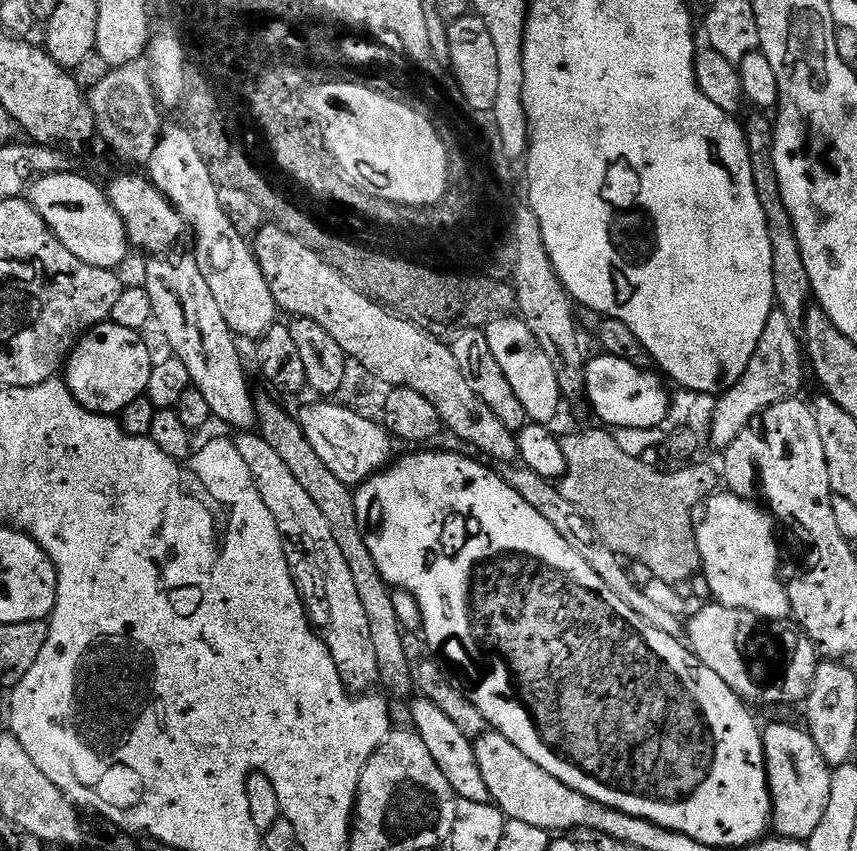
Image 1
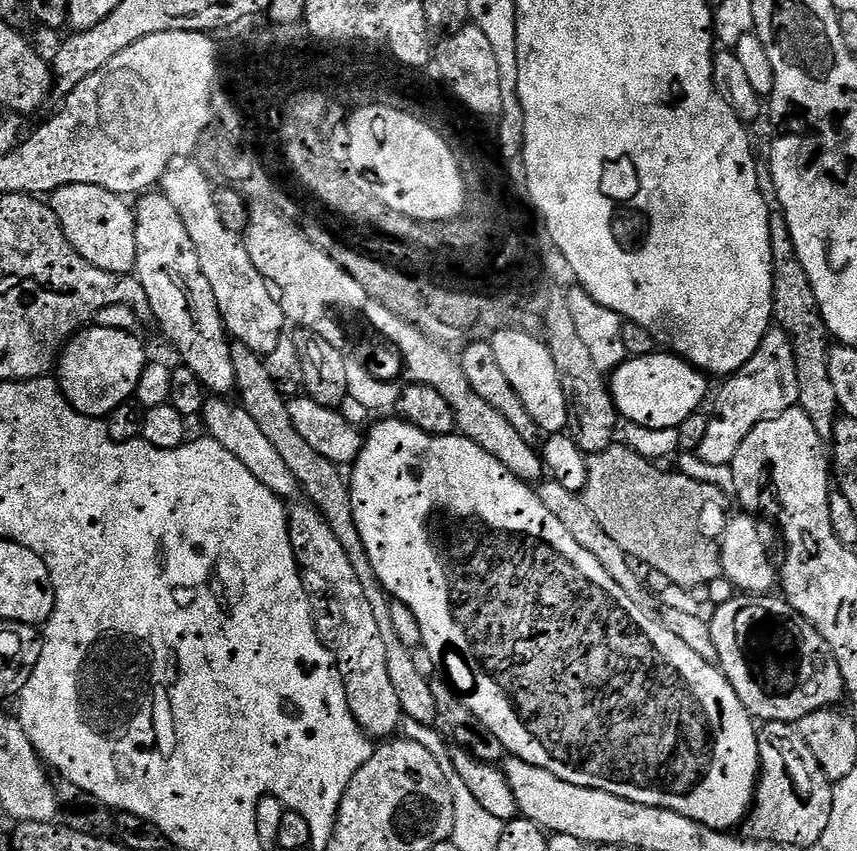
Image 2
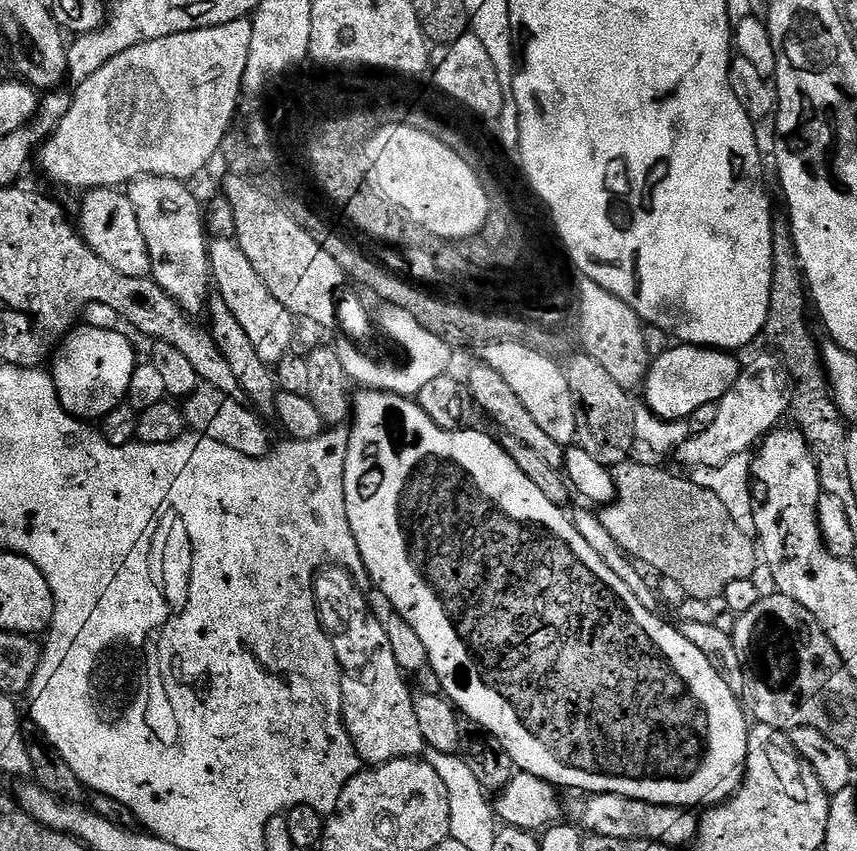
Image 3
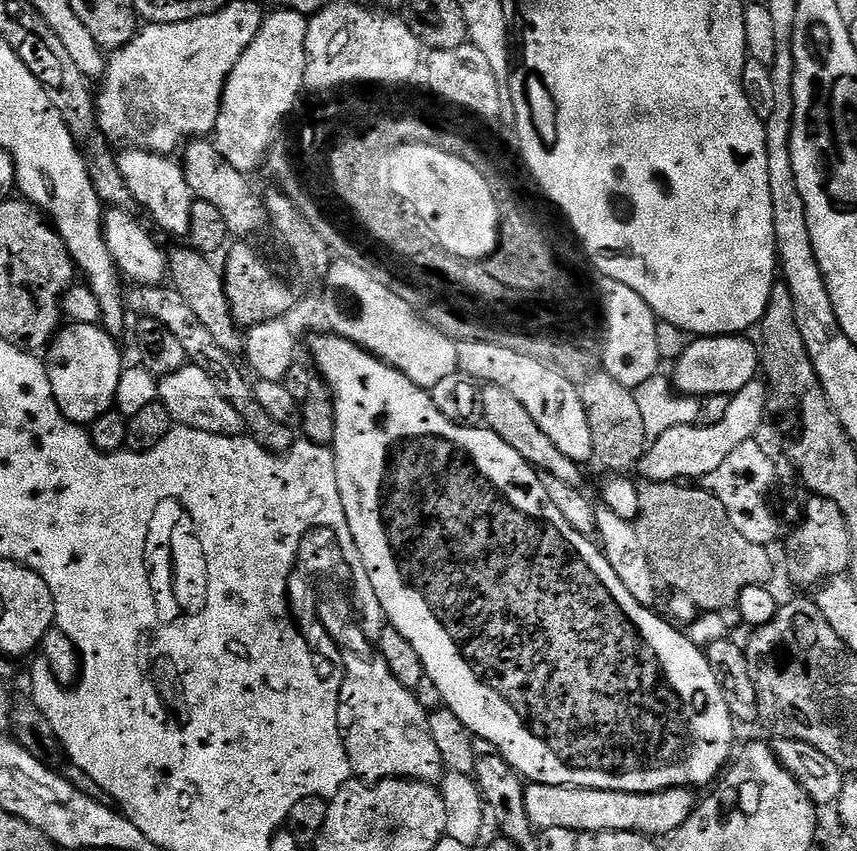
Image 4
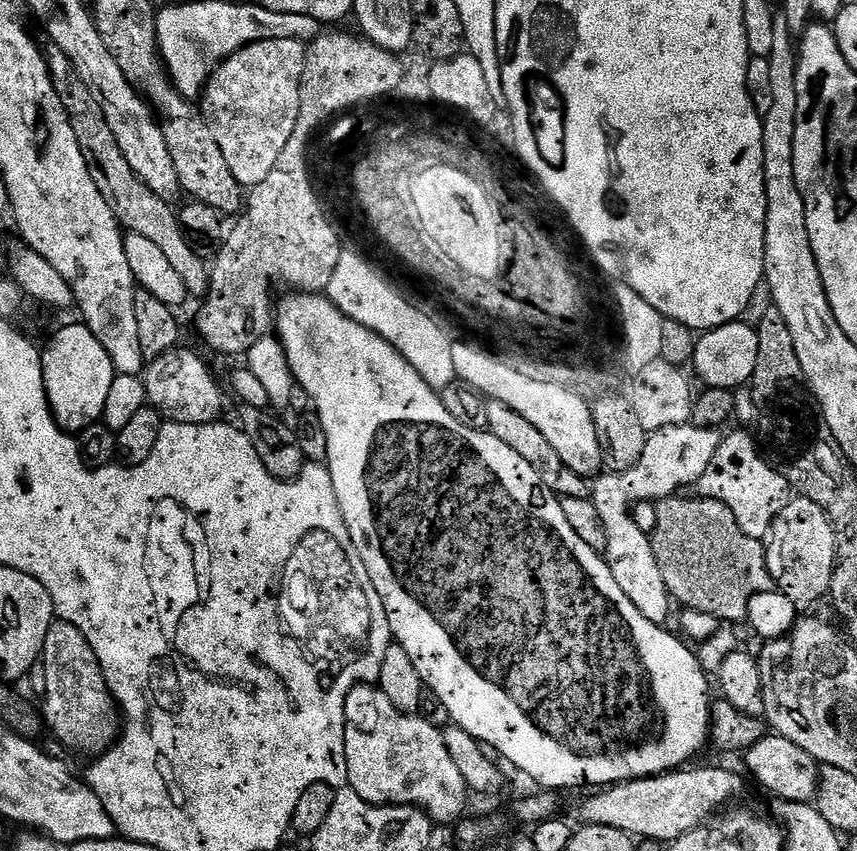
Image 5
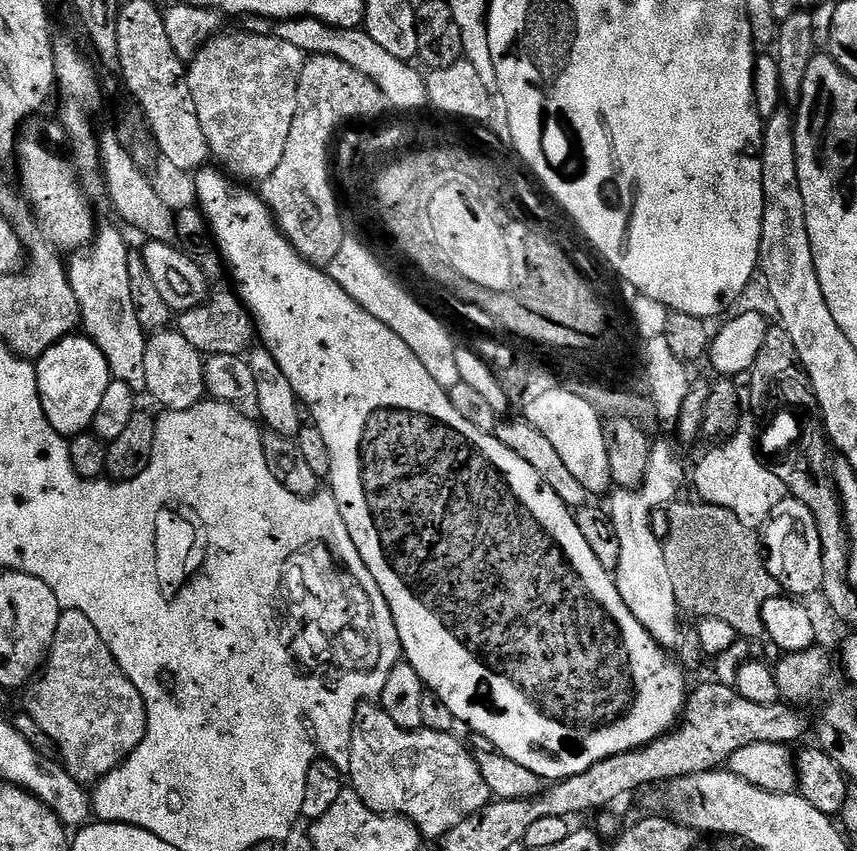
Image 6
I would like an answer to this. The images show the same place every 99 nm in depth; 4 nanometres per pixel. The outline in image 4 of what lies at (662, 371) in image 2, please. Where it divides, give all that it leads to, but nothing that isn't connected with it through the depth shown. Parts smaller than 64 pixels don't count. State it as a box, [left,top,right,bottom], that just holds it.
[670,334,761,398]

